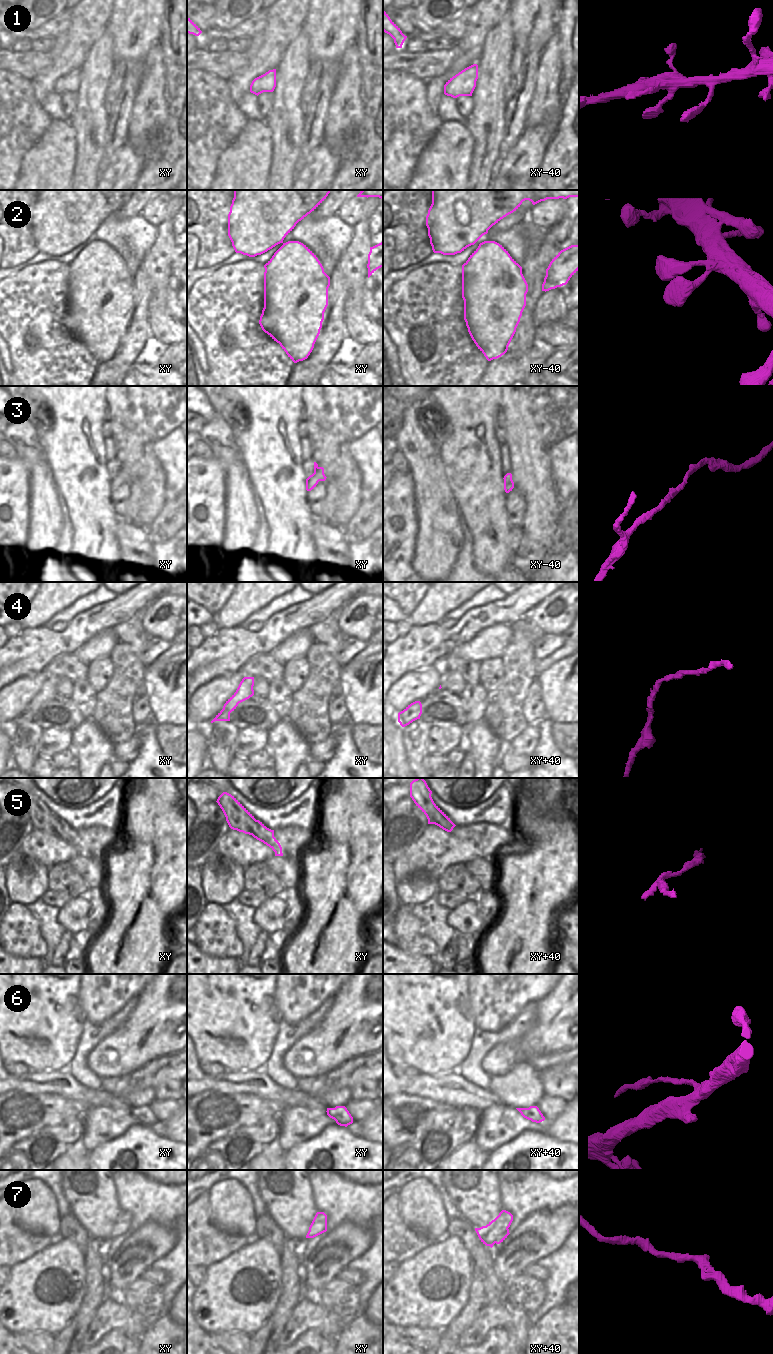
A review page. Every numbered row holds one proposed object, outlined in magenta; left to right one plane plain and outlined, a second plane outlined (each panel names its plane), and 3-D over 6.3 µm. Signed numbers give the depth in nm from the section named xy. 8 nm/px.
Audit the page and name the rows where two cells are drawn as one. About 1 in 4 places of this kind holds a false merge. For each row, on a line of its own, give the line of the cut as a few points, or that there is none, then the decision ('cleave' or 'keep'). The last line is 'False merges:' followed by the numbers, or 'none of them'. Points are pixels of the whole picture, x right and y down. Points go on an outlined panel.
1: no cut; keep
2: no cut; keep
3: no cut; keep
4: no cut; keep
5: no cut; keep
6: cut in xy+40 along (529, 1107), (531, 1120); cleave
7: no cut; keep
False merges: 6

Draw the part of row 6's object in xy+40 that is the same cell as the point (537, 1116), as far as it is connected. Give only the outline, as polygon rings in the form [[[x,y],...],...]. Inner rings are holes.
[[[530,1106],[529,1108],[531,1109],[530,1115],[532,1117],[532,1122],[540,1123],[545,1120],[545,1117],[537,1106]]]

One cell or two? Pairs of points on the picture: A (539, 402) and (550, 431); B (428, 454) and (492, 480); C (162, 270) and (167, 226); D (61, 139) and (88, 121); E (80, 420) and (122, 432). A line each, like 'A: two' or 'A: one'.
A: one
B: two
C: one
D: two
E: two

